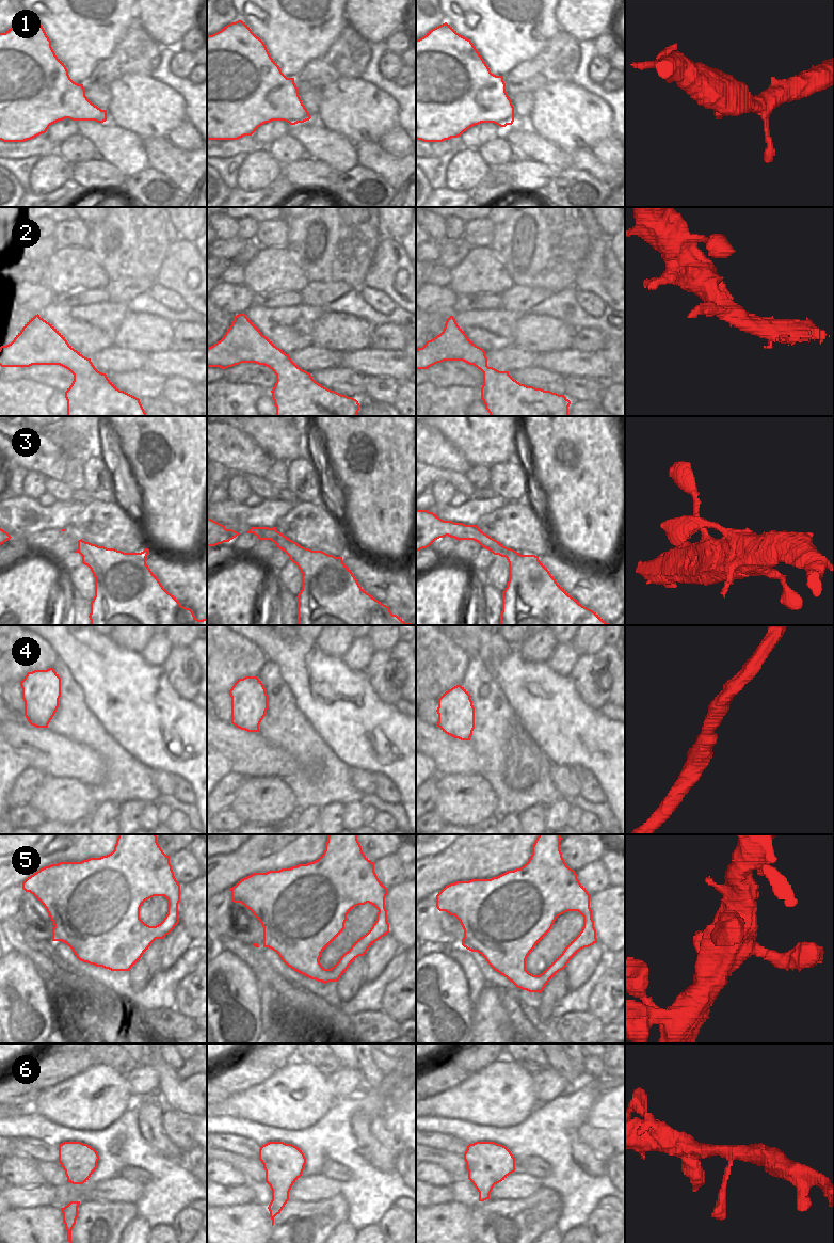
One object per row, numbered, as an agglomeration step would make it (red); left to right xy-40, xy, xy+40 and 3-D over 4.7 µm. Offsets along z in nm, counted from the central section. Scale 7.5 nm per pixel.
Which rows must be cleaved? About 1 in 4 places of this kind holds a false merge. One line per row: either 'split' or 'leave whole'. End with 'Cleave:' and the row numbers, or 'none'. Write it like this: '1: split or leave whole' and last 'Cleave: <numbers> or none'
1: leave whole
2: leave whole
3: leave whole
4: leave whole
5: leave whole
6: leave whole
Cleave: none

